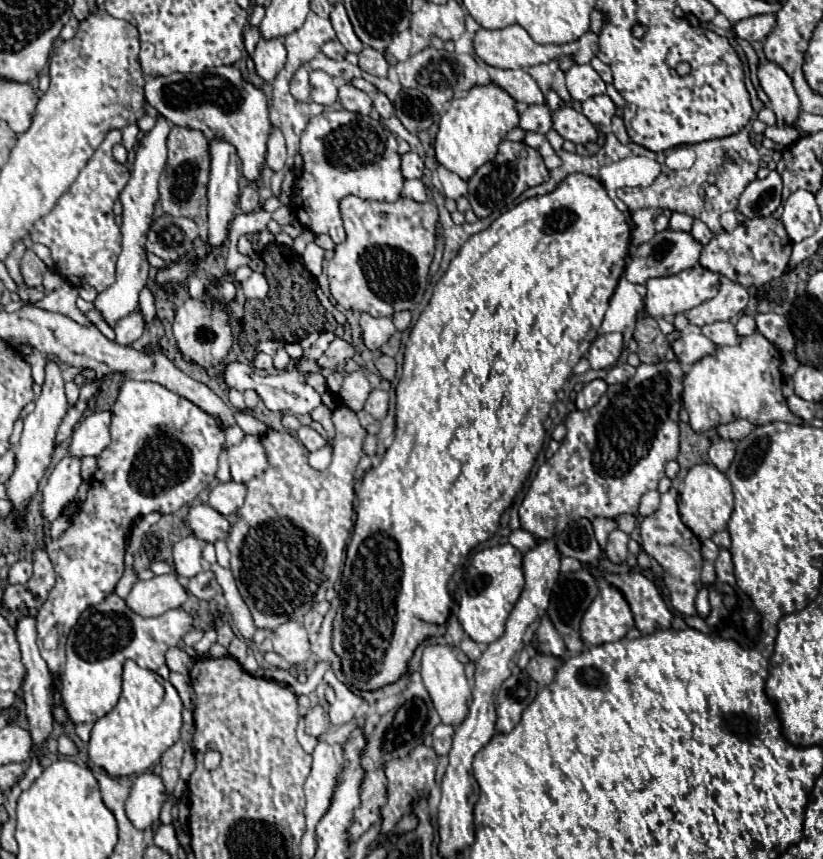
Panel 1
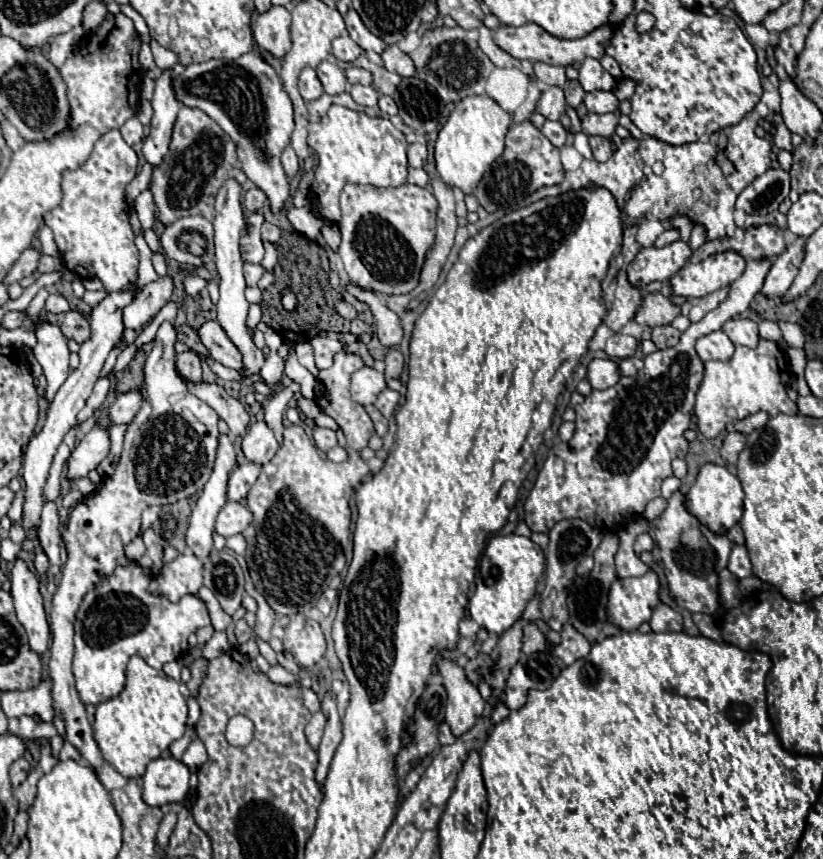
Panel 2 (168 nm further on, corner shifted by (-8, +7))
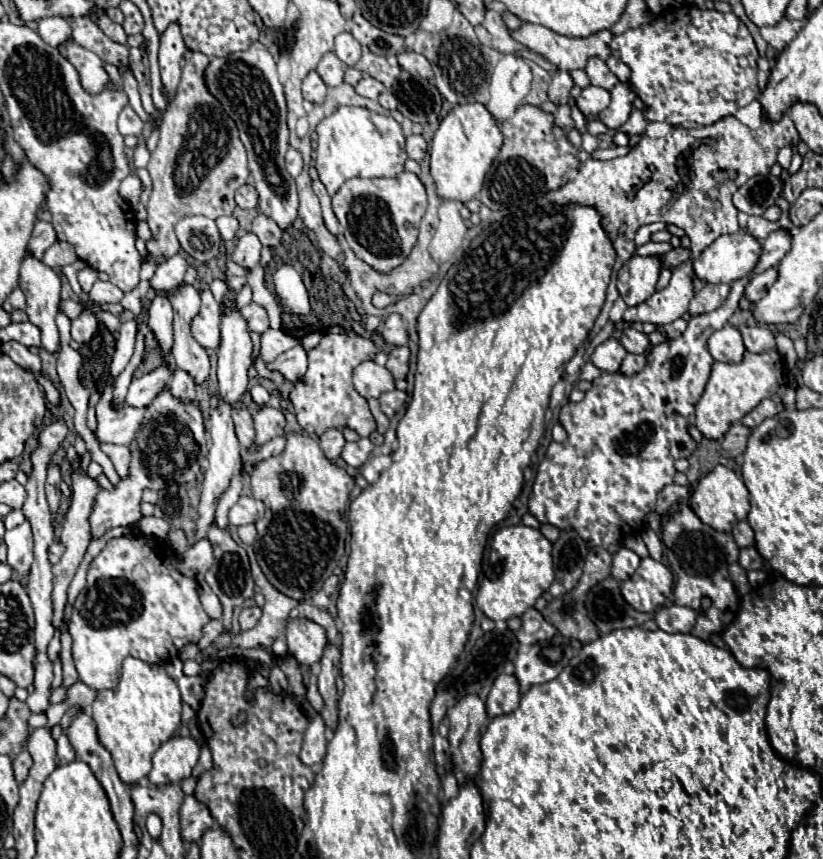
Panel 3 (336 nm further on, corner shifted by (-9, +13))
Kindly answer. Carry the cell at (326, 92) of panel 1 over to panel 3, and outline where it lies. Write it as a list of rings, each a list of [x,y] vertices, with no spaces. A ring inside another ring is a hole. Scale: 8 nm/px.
[[[327,52],[317,66],[317,74],[323,78],[323,82],[327,82],[327,86],[339,86],[343,82],[343,72],[345,66],[339,62],[335,52]]]

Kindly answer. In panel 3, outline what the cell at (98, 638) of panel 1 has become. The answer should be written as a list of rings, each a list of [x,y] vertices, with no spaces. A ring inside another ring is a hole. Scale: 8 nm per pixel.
[[[143,536],[111,538],[103,552],[89,564],[87,584],[73,604],[69,634],[73,638],[73,660],[79,672],[79,680],[97,692],[113,690],[119,684],[121,662],[127,656],[151,664],[165,664],[171,658],[177,658],[185,644],[199,642],[201,628],[207,622],[209,616],[199,602],[197,582],[177,570],[177,556],[167,544],[163,544],[161,554],[161,548]]]

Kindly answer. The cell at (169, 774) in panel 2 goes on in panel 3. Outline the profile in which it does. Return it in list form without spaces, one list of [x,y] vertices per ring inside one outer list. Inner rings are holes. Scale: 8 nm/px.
[[[173,736],[153,754],[153,768],[147,778],[153,786],[181,784],[185,778],[191,776],[197,758],[199,746],[193,738]]]

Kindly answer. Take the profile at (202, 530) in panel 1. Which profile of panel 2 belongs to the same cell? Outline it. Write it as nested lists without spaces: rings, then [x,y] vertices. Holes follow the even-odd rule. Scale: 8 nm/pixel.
[[[228,500],[216,518],[216,532],[222,534],[224,538],[232,534],[240,534],[250,526],[250,520],[252,520],[250,510],[244,504]]]

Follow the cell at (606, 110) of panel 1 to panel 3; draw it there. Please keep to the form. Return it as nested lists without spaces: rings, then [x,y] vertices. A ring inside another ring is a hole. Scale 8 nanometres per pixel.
[[[599,86],[583,88],[581,96],[577,98],[577,106],[585,116],[589,116],[589,114],[597,116],[601,110],[605,110],[609,106],[609,102],[611,102],[611,94]]]

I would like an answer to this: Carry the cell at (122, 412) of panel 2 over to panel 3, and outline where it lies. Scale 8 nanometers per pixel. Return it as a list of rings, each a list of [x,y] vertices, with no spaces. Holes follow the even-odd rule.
[[[159,366],[157,370],[141,376],[141,378],[133,378],[125,404],[133,406],[133,408],[145,408],[147,402],[151,402],[155,398],[155,394],[159,394],[159,390],[163,390],[163,382],[169,382],[171,378],[171,370],[163,370],[163,366]]]

